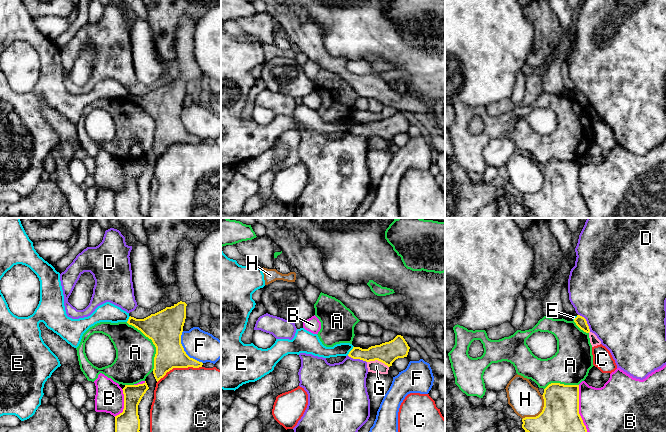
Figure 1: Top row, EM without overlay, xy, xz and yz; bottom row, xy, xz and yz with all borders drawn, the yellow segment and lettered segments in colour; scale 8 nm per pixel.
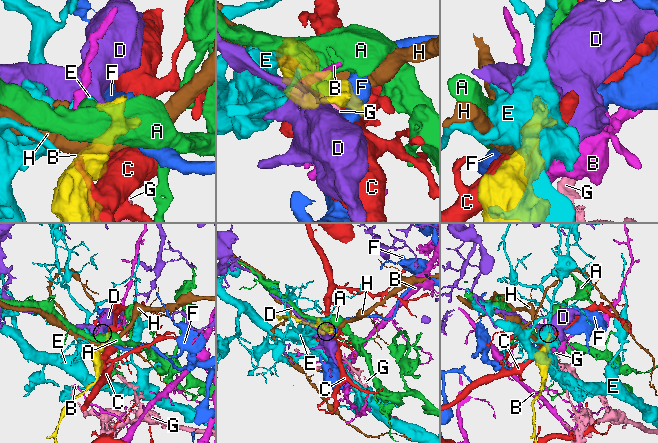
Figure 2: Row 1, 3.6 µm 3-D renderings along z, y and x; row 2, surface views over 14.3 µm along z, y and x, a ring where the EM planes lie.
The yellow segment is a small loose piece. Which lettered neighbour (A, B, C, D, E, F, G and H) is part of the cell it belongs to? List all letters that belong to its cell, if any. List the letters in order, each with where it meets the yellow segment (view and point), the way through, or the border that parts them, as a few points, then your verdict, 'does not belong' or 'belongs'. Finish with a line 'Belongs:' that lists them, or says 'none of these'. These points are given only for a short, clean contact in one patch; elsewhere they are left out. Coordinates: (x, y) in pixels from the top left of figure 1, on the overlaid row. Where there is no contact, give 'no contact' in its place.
A: xy (153, 343) | does not belong
B: yz (578, 408) | does not belong
C: xy (179, 367) | does not belong
D: yz (586, 322) | along yz (578, 314), (585, 319), (590, 331) | does not belong
E: xz (351, 350) | along xz (353, 346), (347, 354) | does not belong
F: xy (183, 350) | does not belong
G: xz (378, 360) | along xz (367, 361), (379, 360), (388, 367) | does not belong
H: yz (540, 413) | does not belong
Belongs: none of these

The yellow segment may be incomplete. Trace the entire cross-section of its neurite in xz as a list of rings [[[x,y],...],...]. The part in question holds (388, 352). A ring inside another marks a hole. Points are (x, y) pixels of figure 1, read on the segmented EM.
[[[397,335],[389,342],[371,346],[368,349],[353,347],[348,356],[366,362],[378,360],[390,367],[396,359],[407,357],[409,349],[403,336]]]

